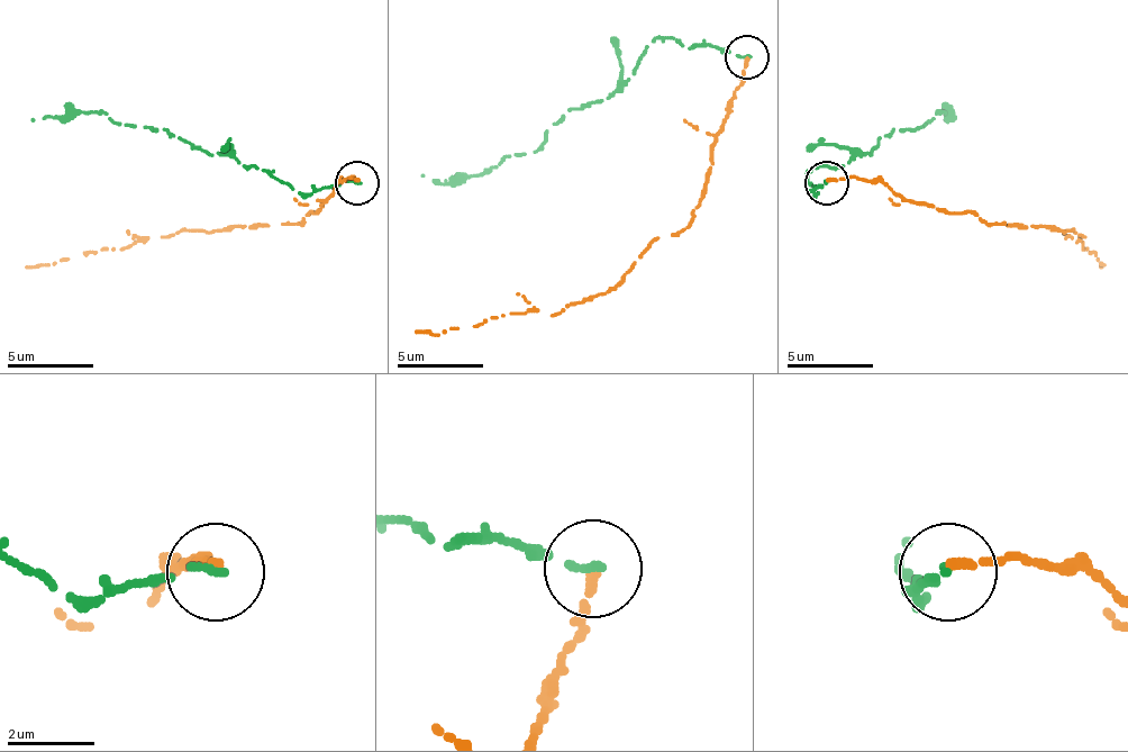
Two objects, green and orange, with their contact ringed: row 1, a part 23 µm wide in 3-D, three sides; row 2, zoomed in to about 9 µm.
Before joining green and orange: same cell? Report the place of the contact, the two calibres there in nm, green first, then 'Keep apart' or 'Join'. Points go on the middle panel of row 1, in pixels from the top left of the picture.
Place: (747, 57). Thickness 180 nm (green) against 220 nm. Keep apart

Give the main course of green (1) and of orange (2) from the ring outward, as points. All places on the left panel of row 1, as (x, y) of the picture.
1: (358, 184), (298, 192), (258, 166), (242, 166), (164, 128), (112, 124), (91, 110), (30, 119)
2: (358, 180), (340, 180), (315, 214), (293, 223), (143, 236), (126, 248), (48, 265), (27, 265)

